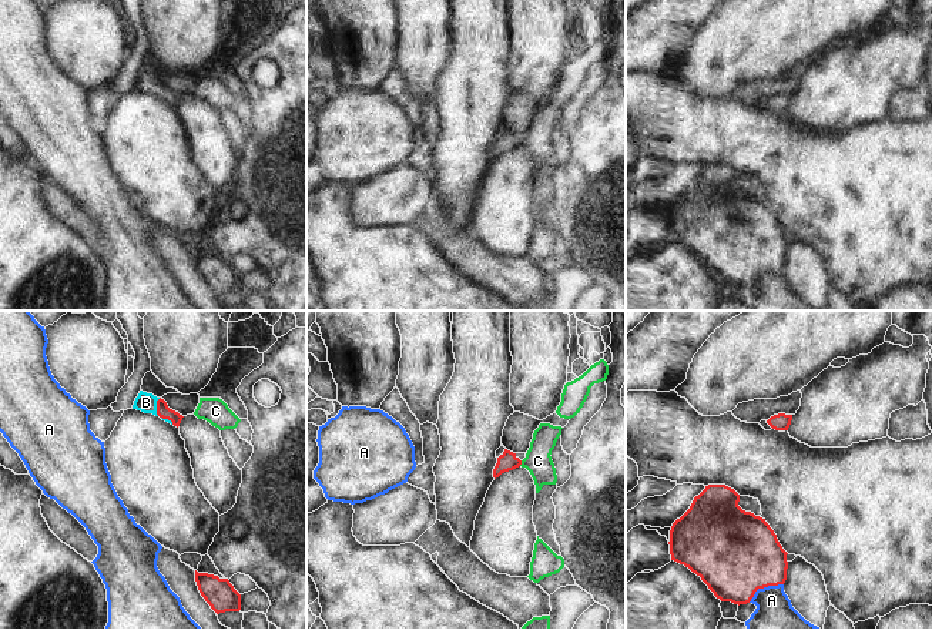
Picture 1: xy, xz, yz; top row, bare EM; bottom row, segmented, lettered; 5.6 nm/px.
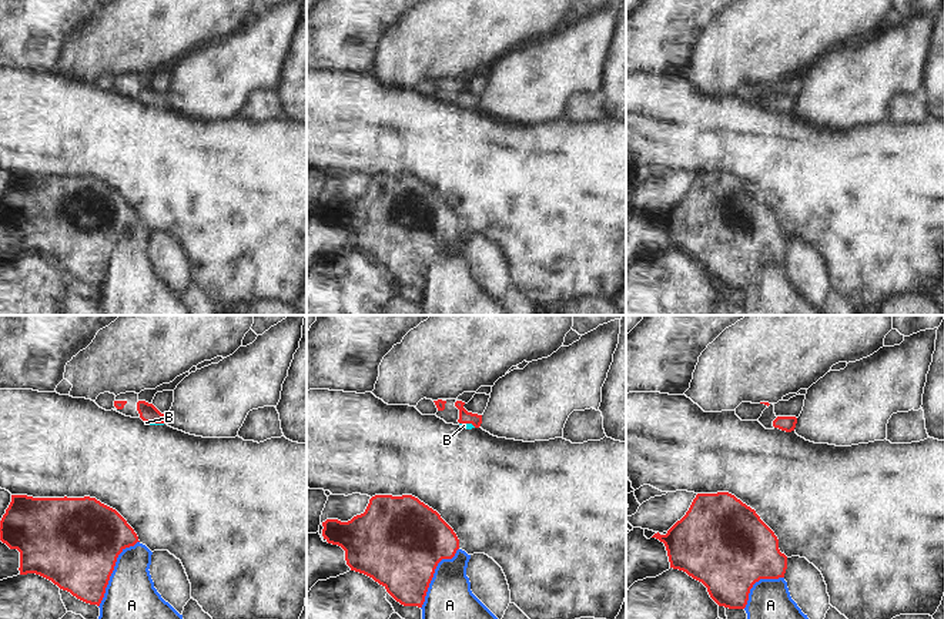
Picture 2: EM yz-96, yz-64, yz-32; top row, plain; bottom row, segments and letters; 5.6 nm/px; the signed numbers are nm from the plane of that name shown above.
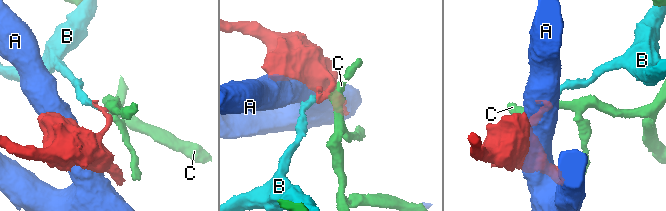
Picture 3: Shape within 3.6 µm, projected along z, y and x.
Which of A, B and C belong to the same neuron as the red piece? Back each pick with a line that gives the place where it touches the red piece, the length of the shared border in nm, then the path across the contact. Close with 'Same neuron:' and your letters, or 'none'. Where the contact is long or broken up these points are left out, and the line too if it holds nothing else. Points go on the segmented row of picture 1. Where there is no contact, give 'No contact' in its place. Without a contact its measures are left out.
B: Touches red at xy (157, 406). Shared border 110 nm. Path across: xy (163, 411), (157, 406), (146, 402)
Same neuron: B

